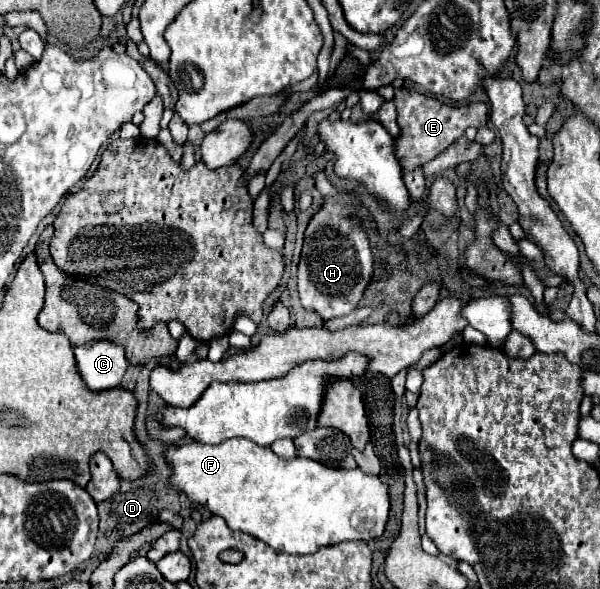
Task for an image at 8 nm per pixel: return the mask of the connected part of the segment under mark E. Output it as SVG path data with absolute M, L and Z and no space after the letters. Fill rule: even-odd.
M396 89L394 103L398 109L398 125L402 129L400 139L396 139L396 153L404 167L404 171L414 169L416 165L424 165L438 157L450 143L454 143L458 137L464 135L468 127L484 127L488 109L484 103L470 103L462 107L450 107L444 103L438 103L434 97L422 95L414 89Z

